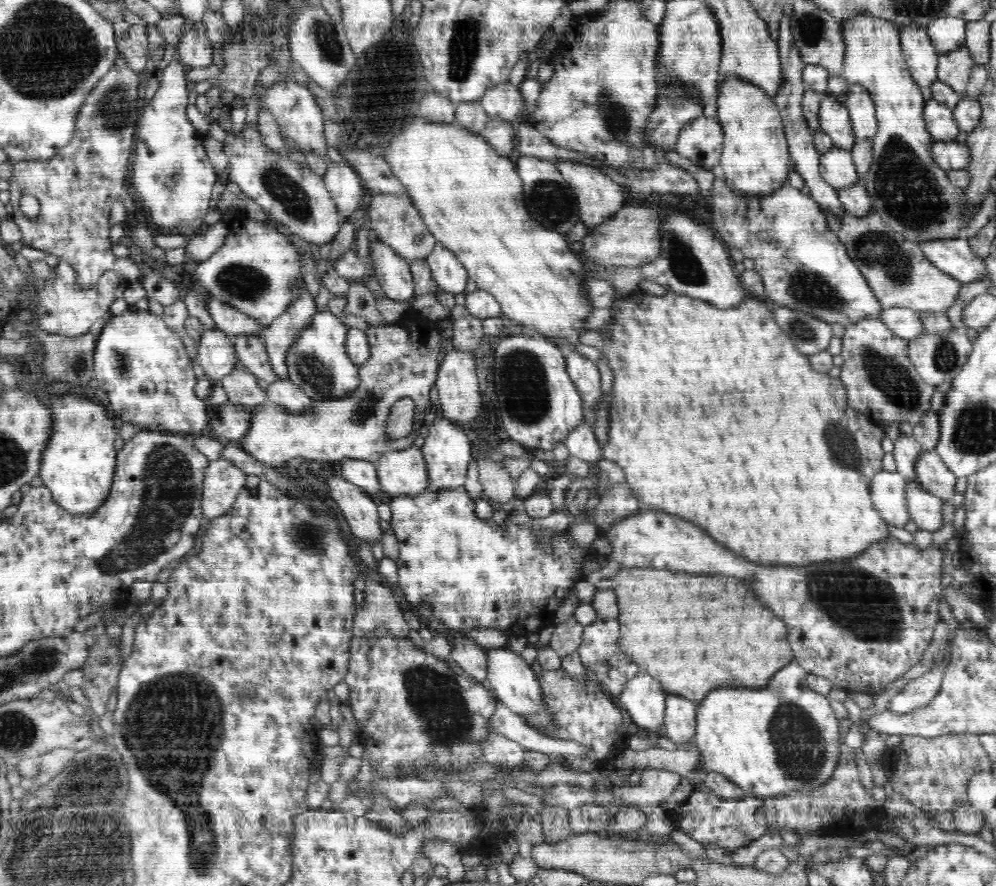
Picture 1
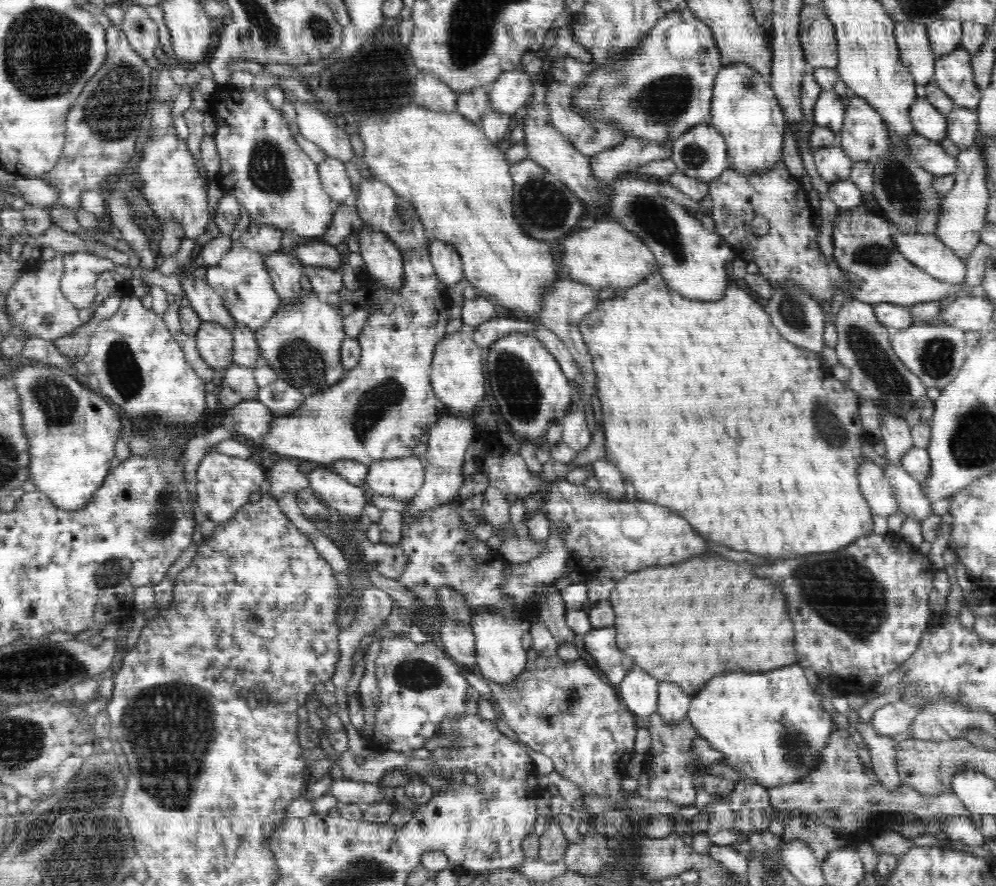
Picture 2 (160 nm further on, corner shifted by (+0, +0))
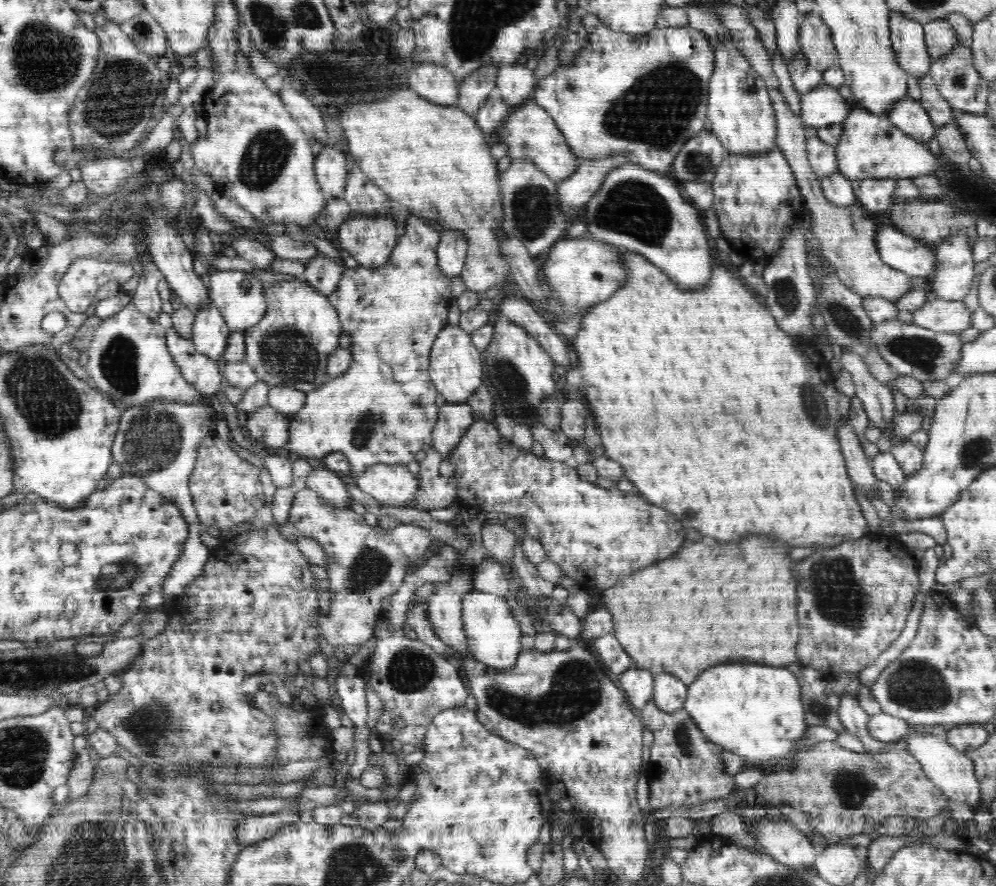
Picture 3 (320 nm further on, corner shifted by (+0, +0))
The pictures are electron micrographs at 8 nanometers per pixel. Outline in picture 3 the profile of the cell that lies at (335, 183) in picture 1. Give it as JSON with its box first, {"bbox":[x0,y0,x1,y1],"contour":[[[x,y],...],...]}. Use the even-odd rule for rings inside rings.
{"bbox":[315,145,348,197],"contour":[[[341,145],[324,146],[315,156],[315,176],[323,196],[340,197],[348,178],[345,150]]]}

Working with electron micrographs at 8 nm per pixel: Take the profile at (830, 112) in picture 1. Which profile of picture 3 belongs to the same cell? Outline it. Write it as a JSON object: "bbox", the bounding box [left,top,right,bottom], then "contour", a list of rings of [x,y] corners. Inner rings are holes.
{"bbox":[802,85,849,130],"contour":[[[820,85],[802,96],[802,121],[815,130],[833,124],[845,123],[849,107],[836,88]]]}

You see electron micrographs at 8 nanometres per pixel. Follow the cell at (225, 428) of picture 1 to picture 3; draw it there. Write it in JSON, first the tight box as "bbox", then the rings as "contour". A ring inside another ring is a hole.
{"bbox":[247,406,289,448],"contour":[[[266,406],[247,413],[249,438],[263,447],[285,448],[288,444],[289,417]]]}

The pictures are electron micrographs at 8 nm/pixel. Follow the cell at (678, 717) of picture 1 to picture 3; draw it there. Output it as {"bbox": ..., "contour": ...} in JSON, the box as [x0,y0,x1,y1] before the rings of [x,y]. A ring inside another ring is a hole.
{"bbox":[652,673,688,712],"contour":[[[670,673],[653,675],[652,701],[664,712],[676,712],[683,708],[688,685]]]}

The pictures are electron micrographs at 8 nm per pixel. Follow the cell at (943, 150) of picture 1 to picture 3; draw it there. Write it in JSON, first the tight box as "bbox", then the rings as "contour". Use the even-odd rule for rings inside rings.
{"bbox":[835,108,941,180],"contour":[[[864,108],[850,112],[844,123],[842,136],[835,144],[838,173],[852,180],[902,179],[920,175],[936,175],[941,164],[937,155],[928,149],[927,143],[914,140],[896,128],[888,118],[870,113]]]}

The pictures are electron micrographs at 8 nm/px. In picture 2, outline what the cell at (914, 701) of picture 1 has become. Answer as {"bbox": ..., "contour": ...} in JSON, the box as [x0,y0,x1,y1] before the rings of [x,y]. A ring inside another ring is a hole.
{"bbox":[870,699,920,738],"contour":[[[900,699],[876,709],[870,723],[876,732],[884,738],[893,737],[908,729],[912,720],[920,712],[918,707],[913,706],[913,704],[906,704]]]}

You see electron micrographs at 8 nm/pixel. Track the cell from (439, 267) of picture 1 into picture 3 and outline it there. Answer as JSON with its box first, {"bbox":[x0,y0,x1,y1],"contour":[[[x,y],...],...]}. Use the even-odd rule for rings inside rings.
{"bbox":[437,229,468,278],"contour":[[[458,229],[442,230],[437,248],[438,267],[450,278],[461,274],[465,267],[468,239]]]}

